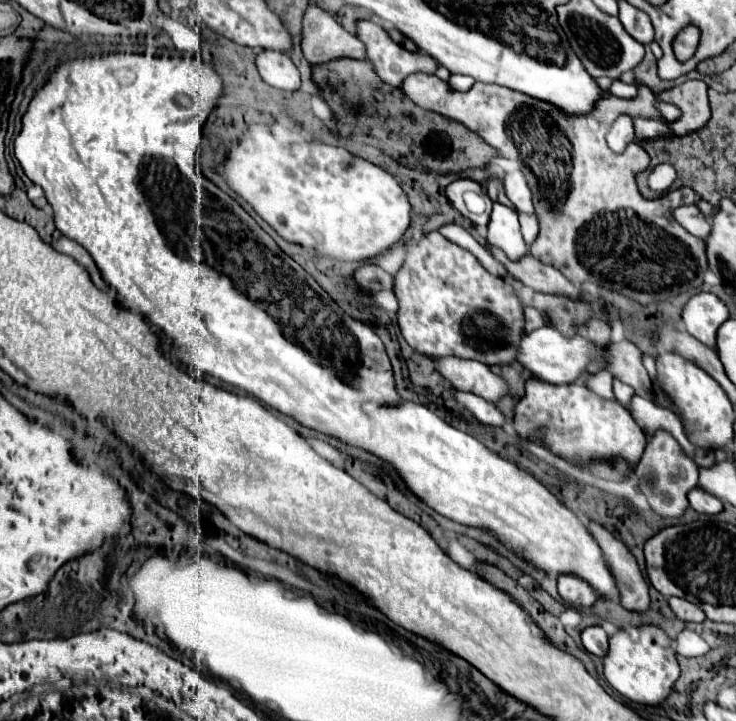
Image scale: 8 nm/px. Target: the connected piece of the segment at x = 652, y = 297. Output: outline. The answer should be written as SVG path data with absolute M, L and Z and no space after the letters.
M427 73L409 75L403 81L401 89L419 107L427 111L435 111L439 115L445 115L465 125L469 131L477 133L487 145L497 149L501 157L519 161L525 165L521 167L521 171L525 179L529 181L535 213L539 219L539 235L529 247L531 255L559 269L569 281L595 283L601 287L609 287L609 289L621 291L623 295L635 299L641 305L663 301L671 295L679 295L681 291L695 289L703 283L703 275L707 271L705 241L689 235L677 221L673 221L669 213L679 205L691 205L695 201L693 189L683 187L683 195L665 195L663 199L657 199L657 201L643 199L637 189L635 175L647 169L647 153L643 151L641 145L629 145L623 153L617 155L607 147L607 141L605 141L607 129L623 113L631 113L635 117L661 119L661 115L655 109L657 99L673 103L683 111L679 121L667 123L677 135L695 133L697 129L705 127L707 121L711 119L711 109L707 99L707 85L703 81L687 81L683 85L675 85L659 94L653 93L646 85L641 85L638 87L636 99L619 99L619 97L607 95L595 103L595 111L591 117L565 117L553 105L545 101L531 99L523 93L517 93L499 85L475 83L465 93L449 91L447 81L441 81L435 75L427 75Z

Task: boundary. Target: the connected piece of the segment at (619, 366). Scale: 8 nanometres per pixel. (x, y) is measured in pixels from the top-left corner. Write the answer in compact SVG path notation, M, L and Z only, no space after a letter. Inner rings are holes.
M623 339L619 343L611 343L611 347L609 347L609 359L611 359L609 361L609 369L603 369L603 371L609 371L615 379L631 385L639 397L655 401L655 393L653 393L653 387L651 387L651 377L647 375L643 363L641 363L641 351L635 345L629 345L627 339Z

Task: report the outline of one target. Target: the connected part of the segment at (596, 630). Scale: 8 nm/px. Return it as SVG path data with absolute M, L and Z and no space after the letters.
M593 625L593 627L587 627L587 629L583 629L583 633L581 633L581 641L583 641L583 647L589 651L589 653L593 653L593 655L597 655L597 657L605 657L607 655L607 641L609 641L609 637L607 637L607 633L601 629L601 627L597 627L597 625Z

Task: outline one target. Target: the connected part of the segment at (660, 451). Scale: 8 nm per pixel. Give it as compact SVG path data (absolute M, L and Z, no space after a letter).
M657 431L655 437L647 443L645 453L635 467L635 477L637 477L637 487L645 495L653 513L657 513L663 519L677 519L689 507L687 493L697 487L699 465L691 457L687 457L687 453L667 431Z

